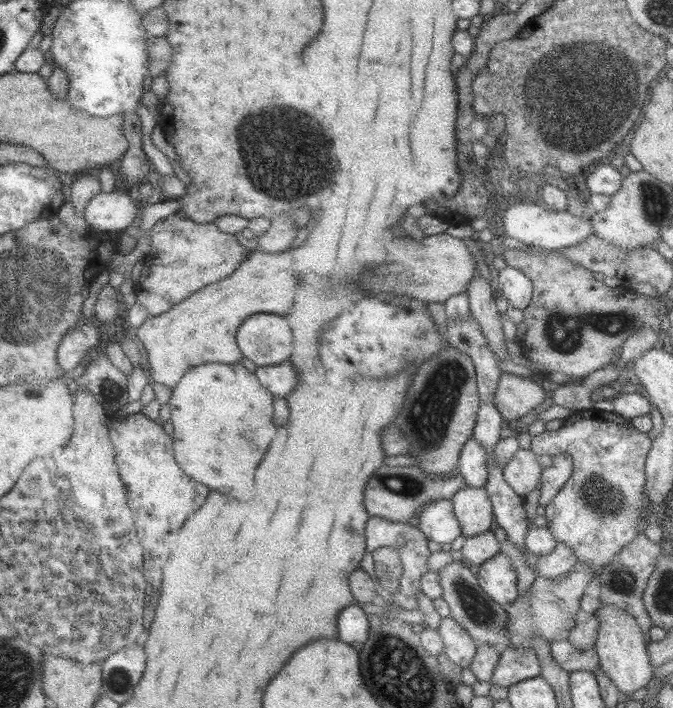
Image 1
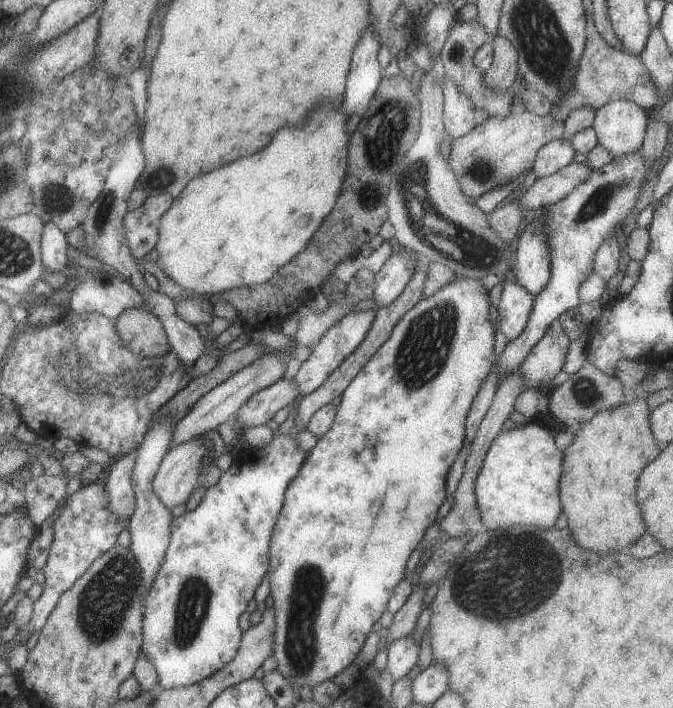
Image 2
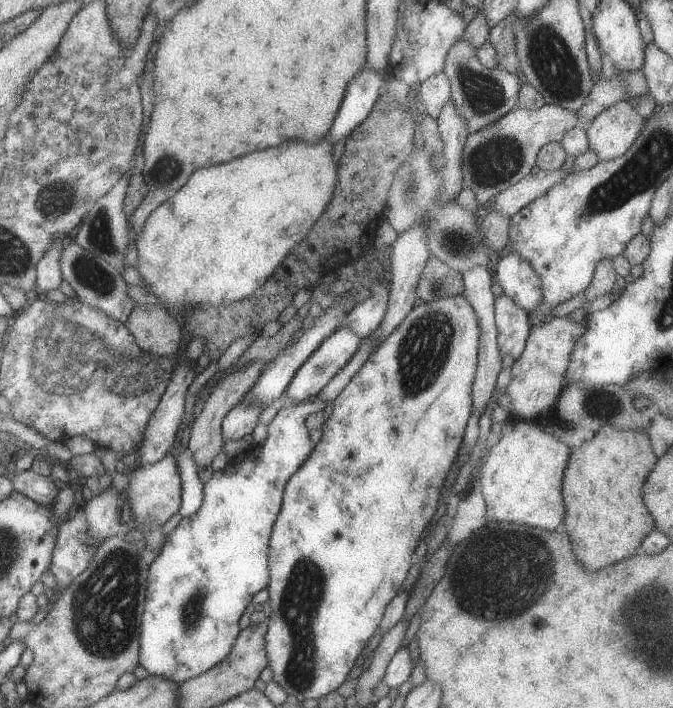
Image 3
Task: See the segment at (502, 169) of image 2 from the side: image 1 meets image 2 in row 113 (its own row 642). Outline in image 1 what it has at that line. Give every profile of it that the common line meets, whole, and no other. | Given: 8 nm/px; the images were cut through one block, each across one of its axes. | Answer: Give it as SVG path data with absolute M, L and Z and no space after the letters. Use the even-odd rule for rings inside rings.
M578 562L574 568L564 574L564 577L548 581L538 577L531 590L512 602L514 609L509 614L508 638L510 646L526 646L533 648L534 635L544 637L547 642L554 642L566 630L576 626L575 620L578 611L581 611L580 601L584 595L584 590L590 582L596 578L596 572L584 564Z

